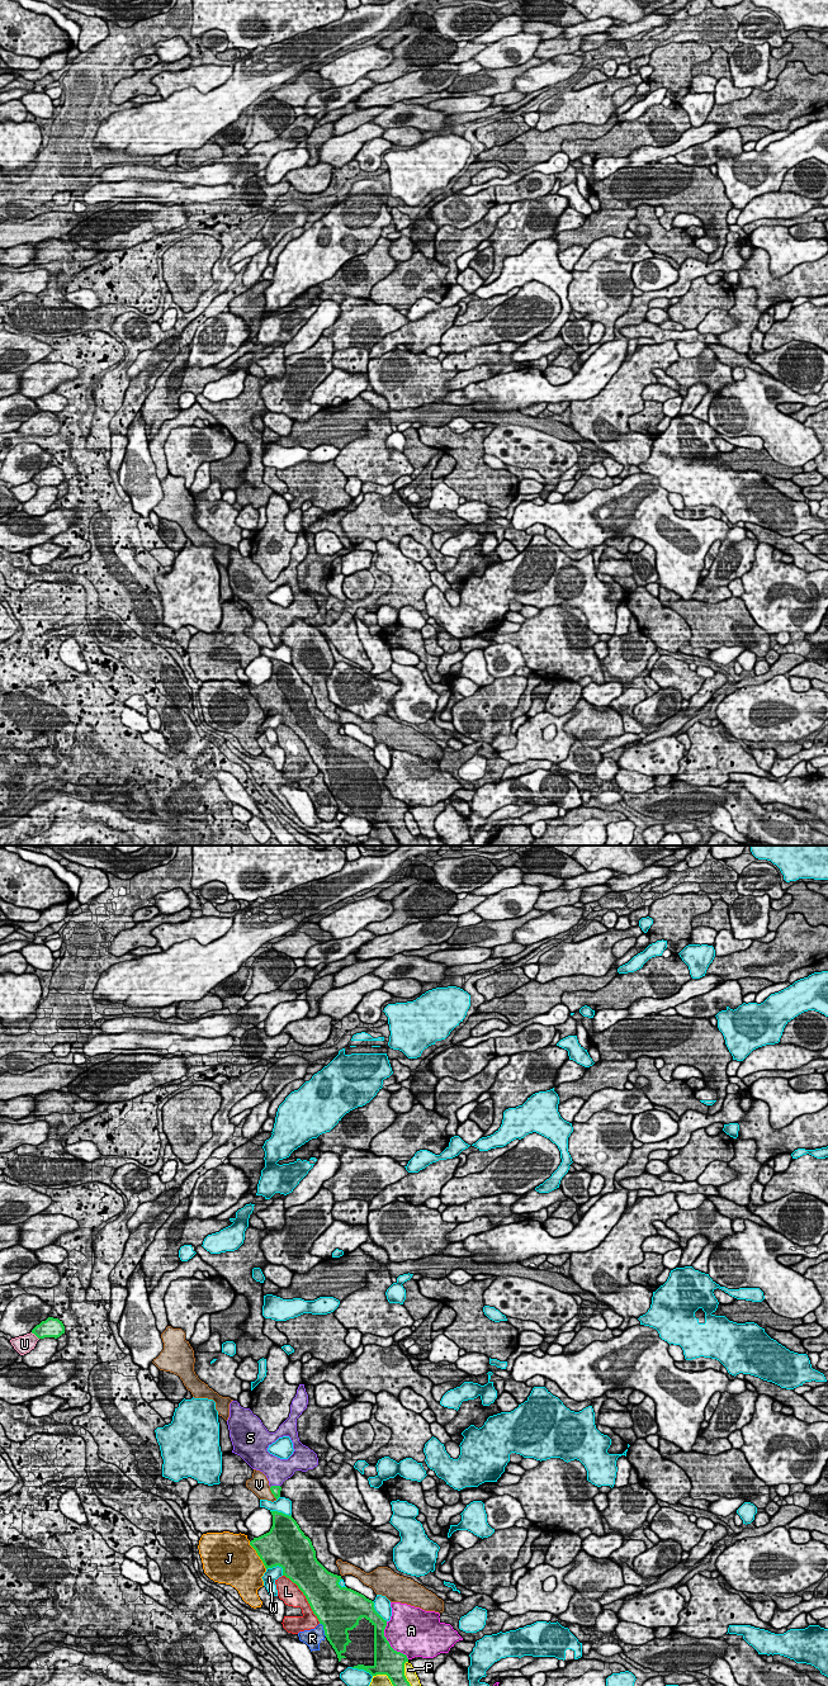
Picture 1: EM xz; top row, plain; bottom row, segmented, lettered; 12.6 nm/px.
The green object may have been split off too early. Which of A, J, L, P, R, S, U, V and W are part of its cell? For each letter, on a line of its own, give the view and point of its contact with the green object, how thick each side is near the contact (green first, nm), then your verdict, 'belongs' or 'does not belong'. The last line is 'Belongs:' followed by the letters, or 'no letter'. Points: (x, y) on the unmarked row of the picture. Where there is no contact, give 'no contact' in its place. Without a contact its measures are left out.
A: meets green in xz at (388, 791); 340 nm thick on the green side, 480 nm on the other; does not belong
J: meets green in xz at (258, 702); 440 nm thick on the green side, 500 nm on the other; does not belong
L: meets green in xz at (306, 746); 460 nm thick on the green side, 260 nm on the other; does not belong
P: meets green in xz at (405, 825); 320 nm thick on the green side, 140 nm on the other; does not belong
R: meets green in xz at (323, 777); 460 nm thick on the green side, 220 nm on the other; does not belong
S: meets green in xz at (274, 634); 130 nm thick on the green side, 320 nm on the other; belongs
U: meets green in xz at (34, 482); 260 nm thick on the green side, 220 nm on the other; does not belong
V: meets green in xz at (271, 640); 130 nm thick on the green side, 240 nm on the other; does not belong
W: meets green in xz at (278, 713); 500 nm thick on the green side, 170 nm on the other; does not belong
Belongs: S

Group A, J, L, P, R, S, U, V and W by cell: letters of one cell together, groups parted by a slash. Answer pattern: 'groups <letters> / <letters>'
groups A / J / L / P / R / S / U / V / W

